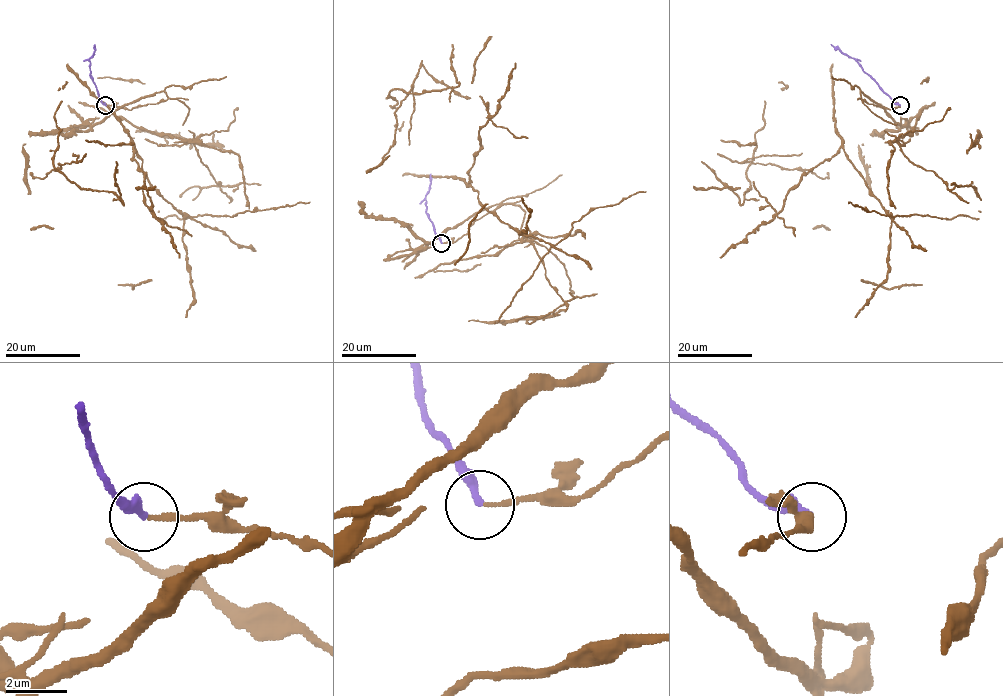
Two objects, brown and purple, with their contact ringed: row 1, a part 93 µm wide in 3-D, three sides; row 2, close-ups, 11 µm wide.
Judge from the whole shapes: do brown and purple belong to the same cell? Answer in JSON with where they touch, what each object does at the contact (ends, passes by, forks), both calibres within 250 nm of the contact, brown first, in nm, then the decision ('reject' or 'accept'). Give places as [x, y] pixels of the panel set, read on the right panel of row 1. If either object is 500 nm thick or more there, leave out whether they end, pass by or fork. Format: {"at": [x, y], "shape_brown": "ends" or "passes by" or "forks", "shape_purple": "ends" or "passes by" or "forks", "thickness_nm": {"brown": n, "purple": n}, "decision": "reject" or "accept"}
{"at": [900, 105], "shape_brown": "ends", "shape_purple": "ends", "thickness_nm": {"brown": 160, "purple": 280}, "decision": "reject"}

